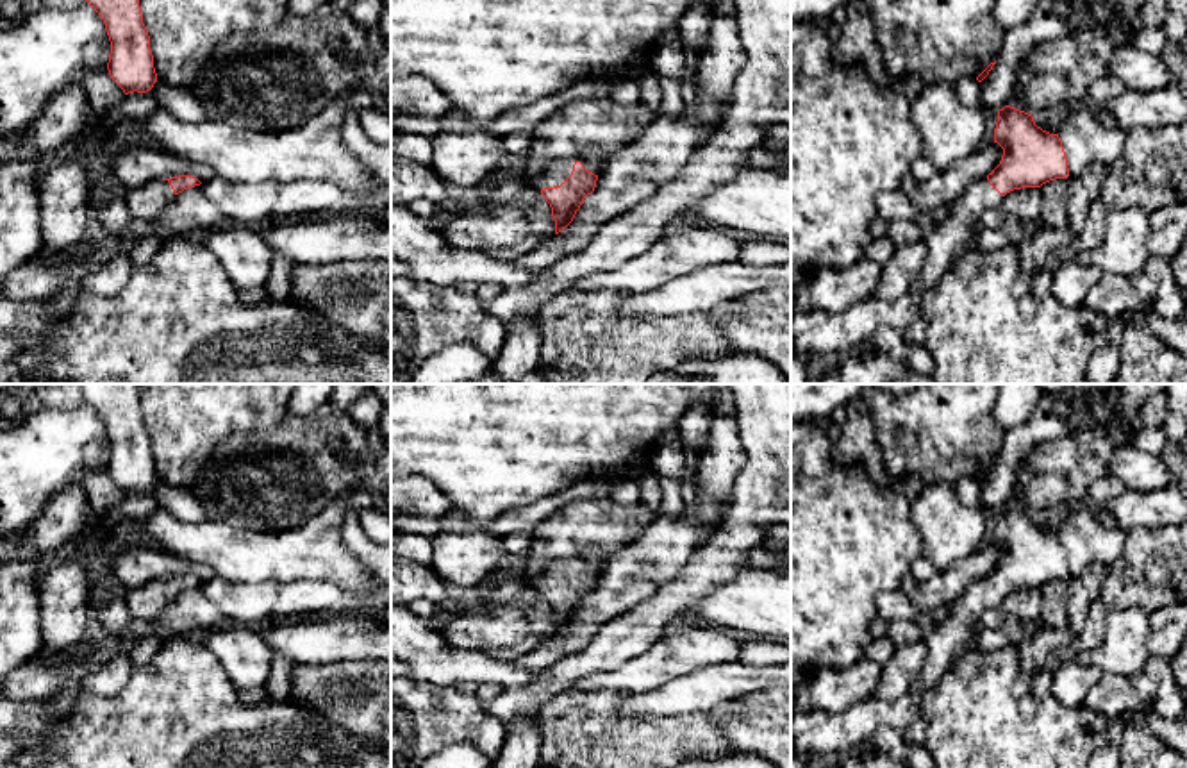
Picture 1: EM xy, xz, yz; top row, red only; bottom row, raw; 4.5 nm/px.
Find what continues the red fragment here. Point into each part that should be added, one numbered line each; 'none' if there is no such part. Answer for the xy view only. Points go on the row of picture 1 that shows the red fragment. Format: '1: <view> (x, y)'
1: xy (147, 202)

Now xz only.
1: xz (556, 174)

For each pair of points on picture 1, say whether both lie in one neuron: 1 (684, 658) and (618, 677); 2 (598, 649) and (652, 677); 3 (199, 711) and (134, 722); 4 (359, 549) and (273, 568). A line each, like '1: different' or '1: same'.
1: same
2: different
3: same
4: different

